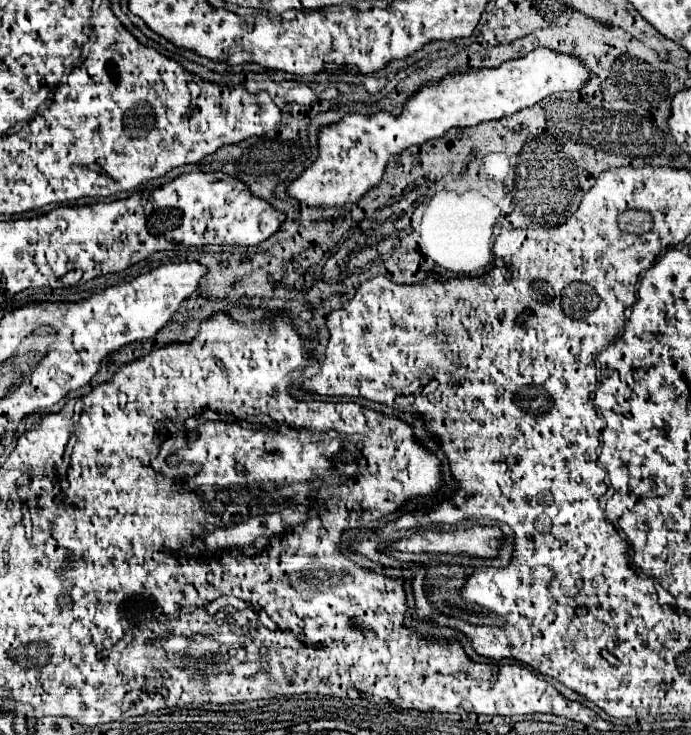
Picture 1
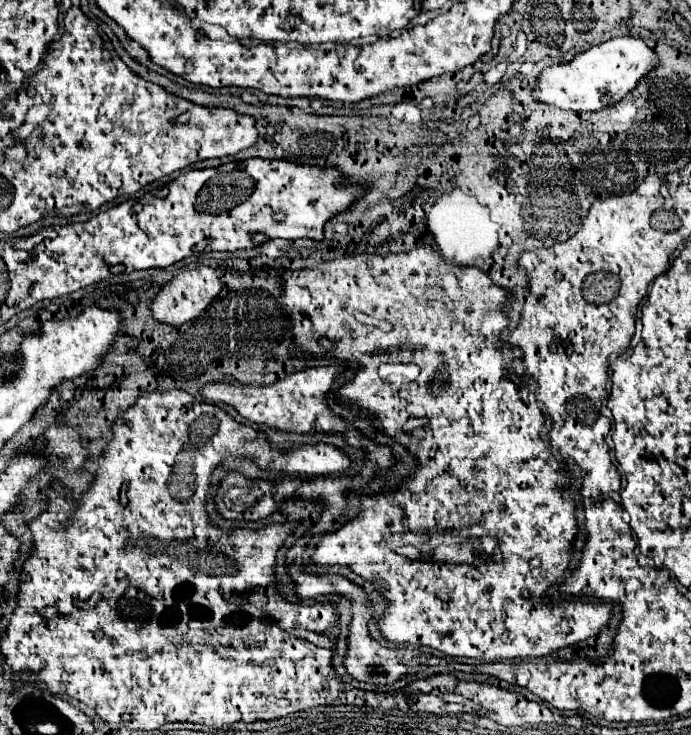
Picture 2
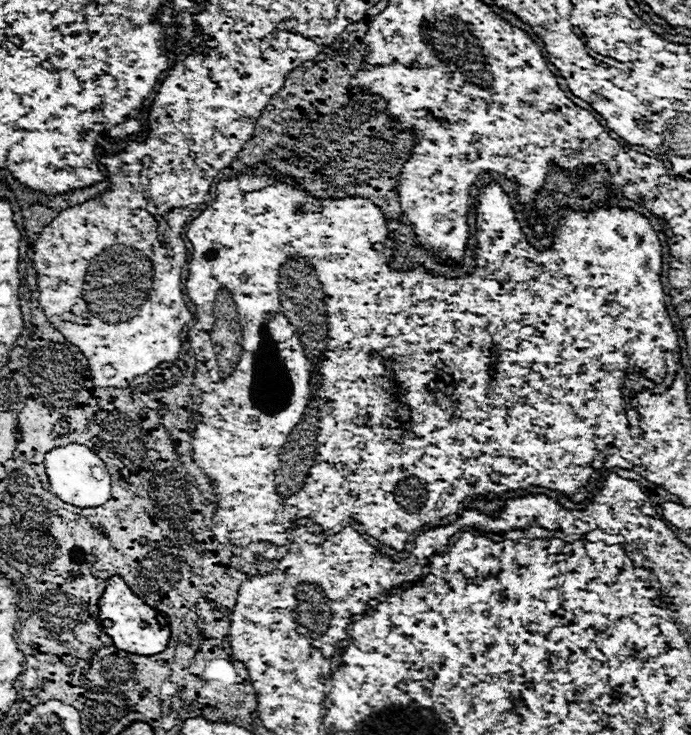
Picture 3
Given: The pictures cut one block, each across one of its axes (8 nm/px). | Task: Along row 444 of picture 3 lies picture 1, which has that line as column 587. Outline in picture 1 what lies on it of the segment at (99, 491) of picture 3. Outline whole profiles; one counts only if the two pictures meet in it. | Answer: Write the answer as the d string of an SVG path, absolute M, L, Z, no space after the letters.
M536 48L528 52L528 56L504 62L498 68L446 76L442 82L422 86L408 98L400 116L388 112L372 116L346 114L338 124L322 128L318 160L290 184L288 194L308 206L342 206L346 202L358 202L362 194L372 186L378 186L388 160L402 150L440 138L454 126L476 126L484 120L516 114L556 92L582 90L588 80L590 70L578 56L550 48Z

